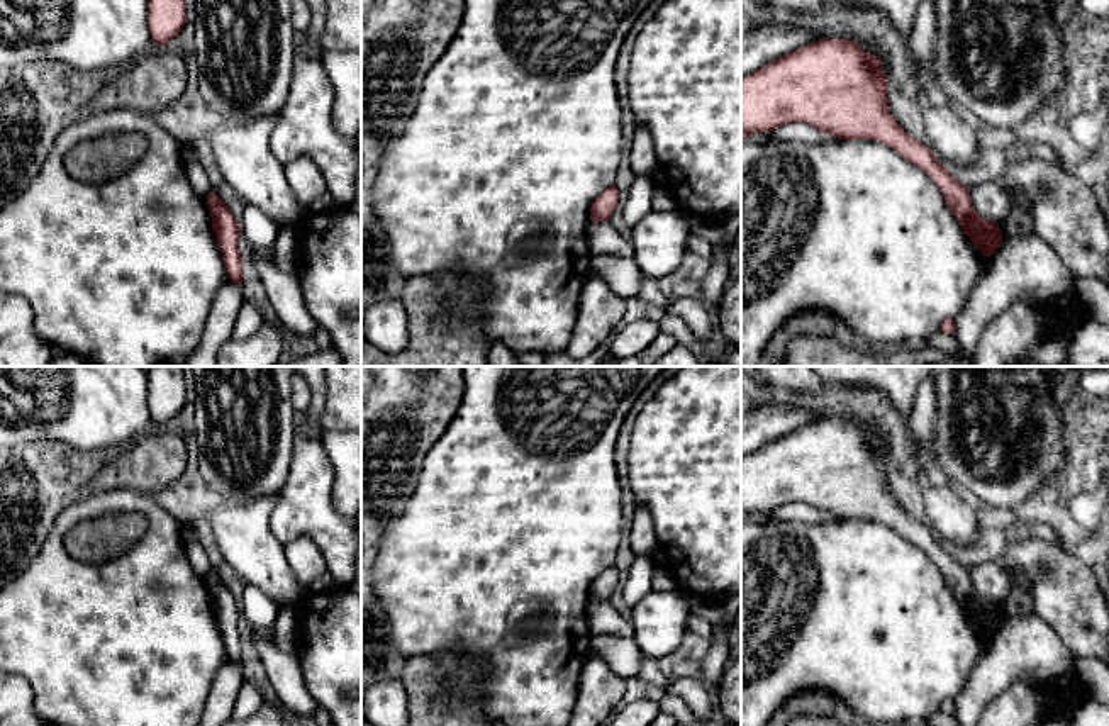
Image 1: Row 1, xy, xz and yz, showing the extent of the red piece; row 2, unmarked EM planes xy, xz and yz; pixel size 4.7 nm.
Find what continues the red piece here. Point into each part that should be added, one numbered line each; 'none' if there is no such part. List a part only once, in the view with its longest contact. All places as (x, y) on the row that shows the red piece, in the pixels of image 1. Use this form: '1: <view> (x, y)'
none

